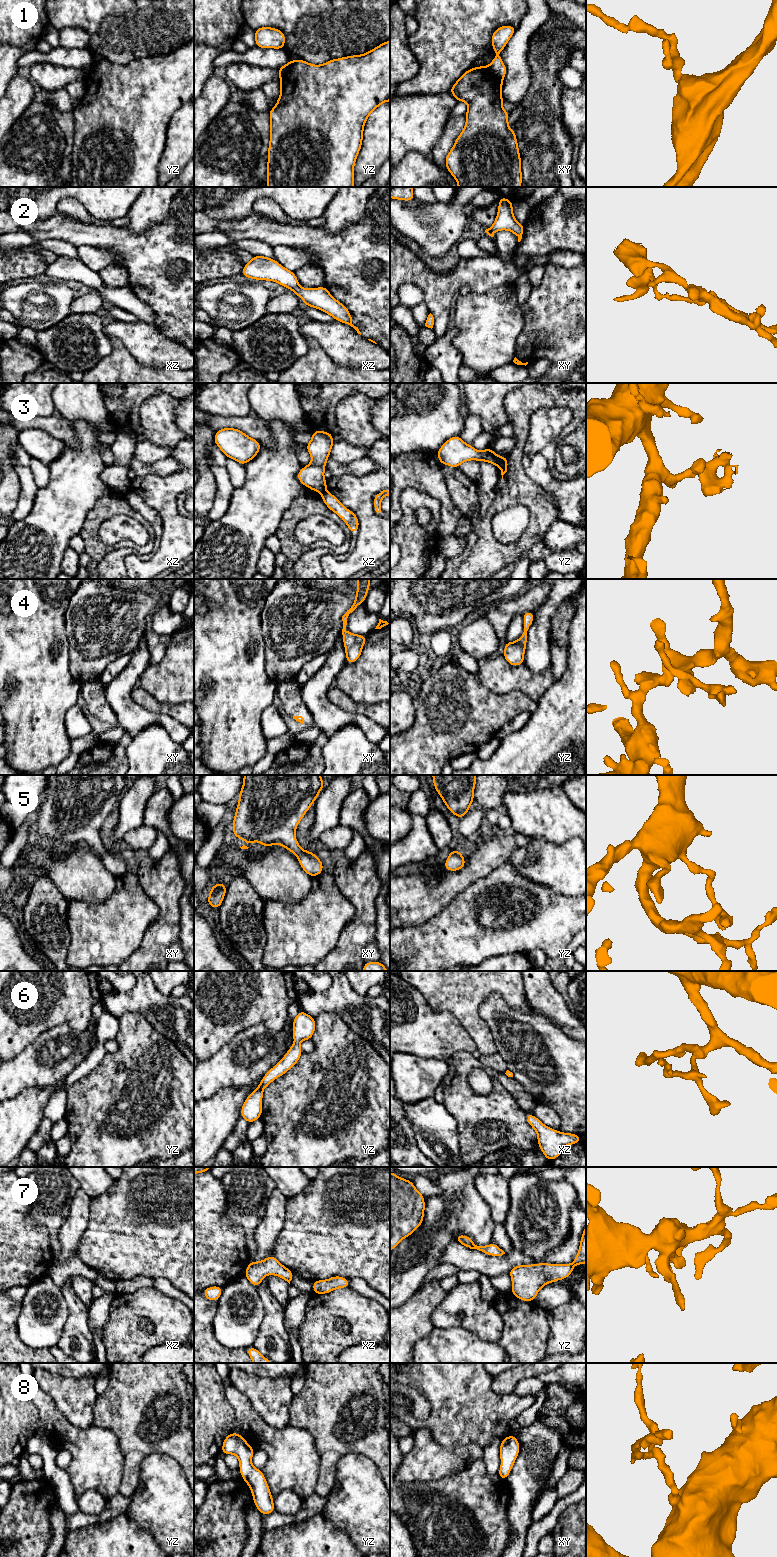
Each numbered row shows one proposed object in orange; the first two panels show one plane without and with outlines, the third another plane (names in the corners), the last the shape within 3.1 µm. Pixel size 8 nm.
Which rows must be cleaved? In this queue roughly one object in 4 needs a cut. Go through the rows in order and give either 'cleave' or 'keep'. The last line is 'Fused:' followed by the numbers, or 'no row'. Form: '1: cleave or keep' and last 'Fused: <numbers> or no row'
1: cleave
2: keep
3: cleave
4: keep
5: keep
6: keep
7: keep
8: keep
Fused: 1, 3

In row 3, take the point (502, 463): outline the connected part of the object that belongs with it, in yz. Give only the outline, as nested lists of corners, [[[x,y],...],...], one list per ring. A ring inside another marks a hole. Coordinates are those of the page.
[[[507,455],[499,457],[498,468],[501,471],[501,475],[503,479],[503,475],[507,472],[508,469]]]

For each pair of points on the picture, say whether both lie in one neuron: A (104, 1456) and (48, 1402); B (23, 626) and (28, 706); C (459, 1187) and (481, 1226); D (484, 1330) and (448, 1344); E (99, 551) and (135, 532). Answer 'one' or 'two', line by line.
A: one
B: one
C: one
D: two
E: two

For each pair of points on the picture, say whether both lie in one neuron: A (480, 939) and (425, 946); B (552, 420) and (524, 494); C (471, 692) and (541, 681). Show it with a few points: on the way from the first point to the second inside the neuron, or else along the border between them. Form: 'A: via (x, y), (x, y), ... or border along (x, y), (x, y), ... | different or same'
A: via (466, 939), (448, 939), (439, 944) | same
B: border along (522, 456), (524, 472), (548, 493) | different
C: border along (477, 675), (492, 691), (500, 694), (513, 692) | different

